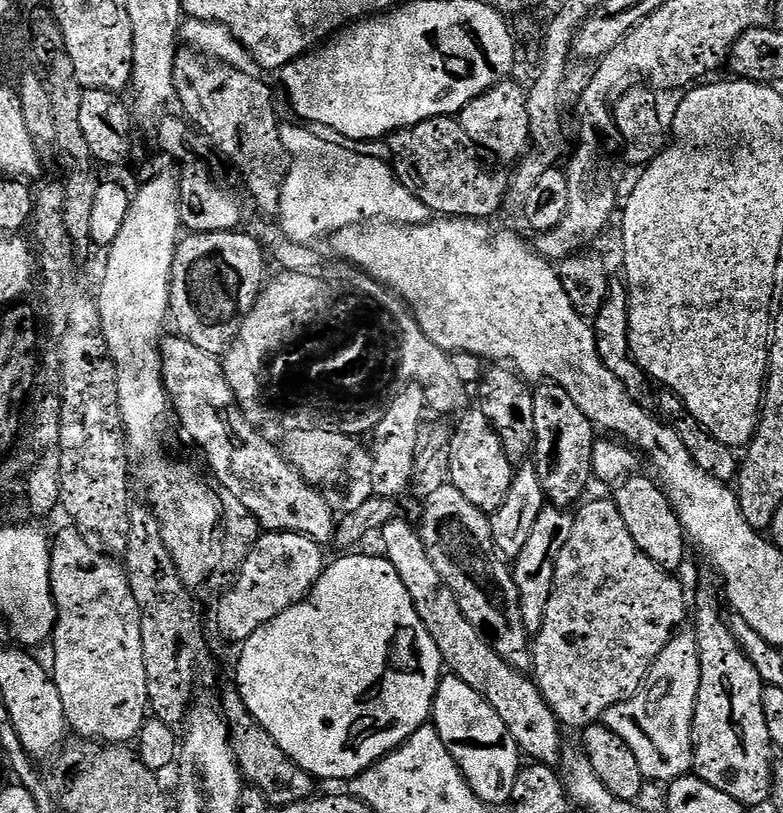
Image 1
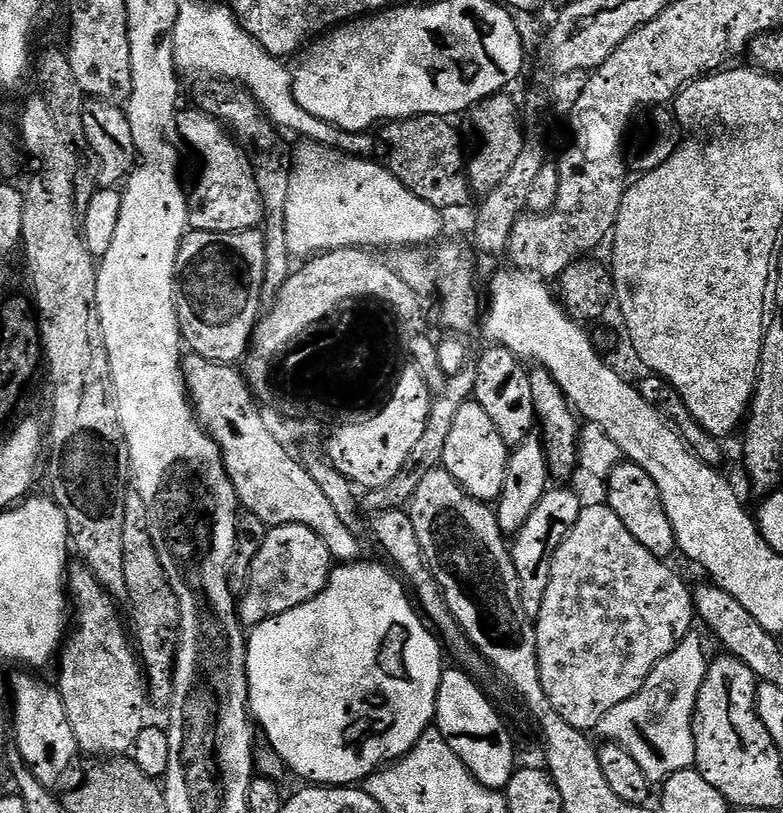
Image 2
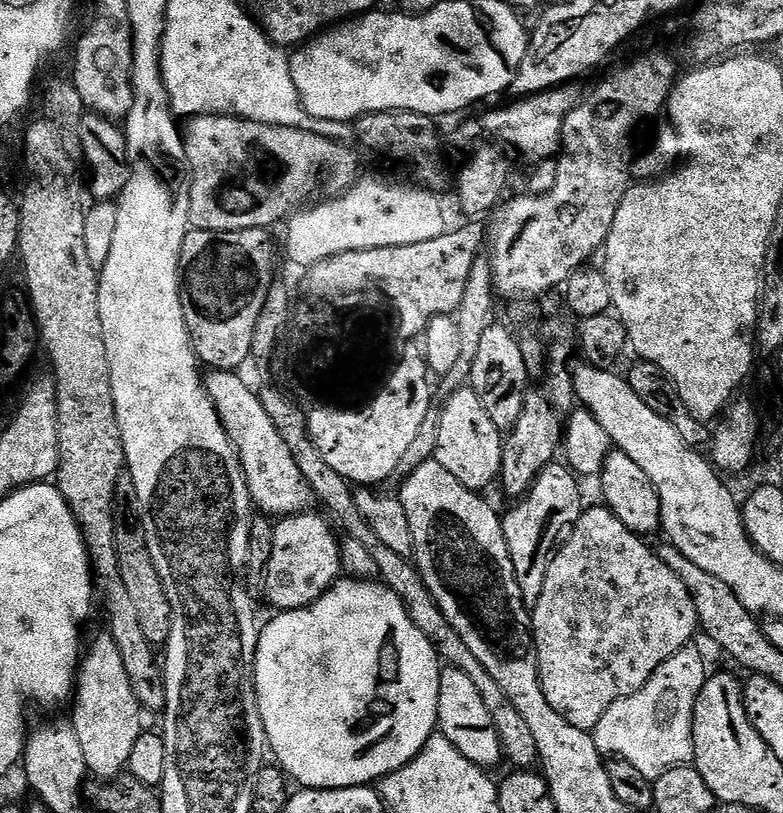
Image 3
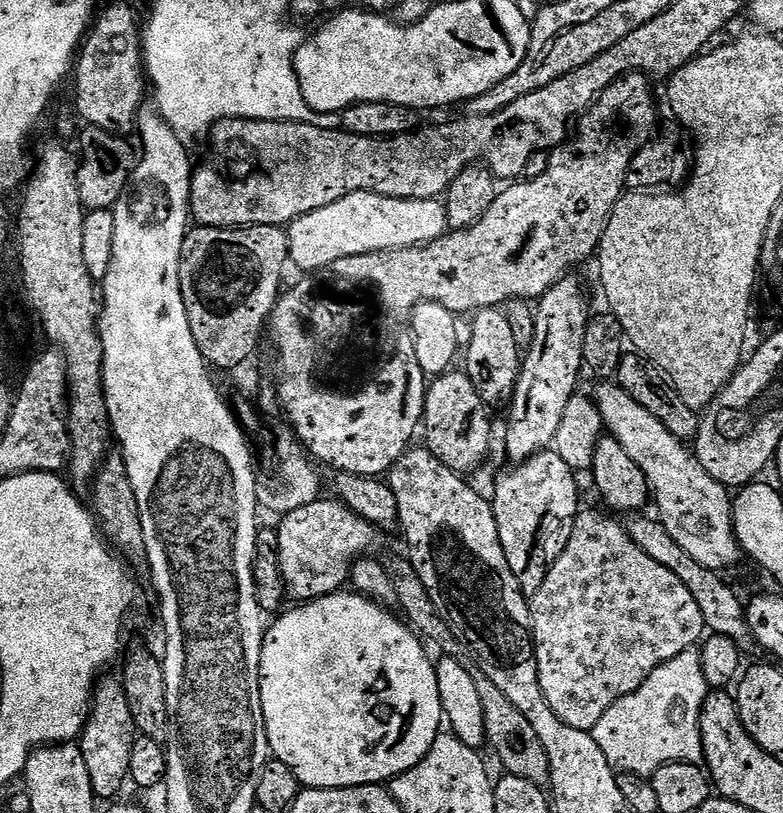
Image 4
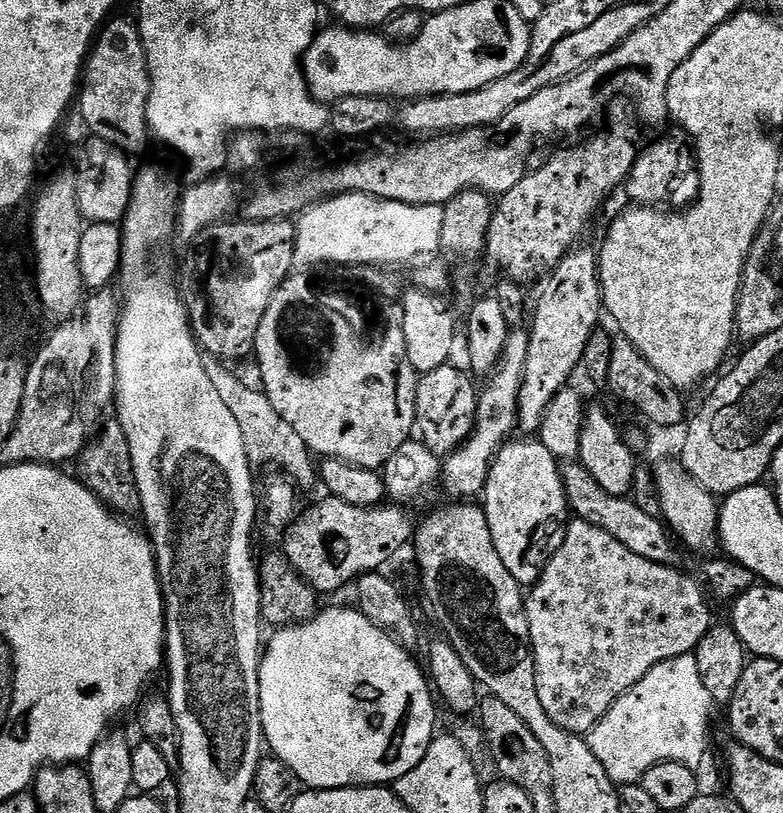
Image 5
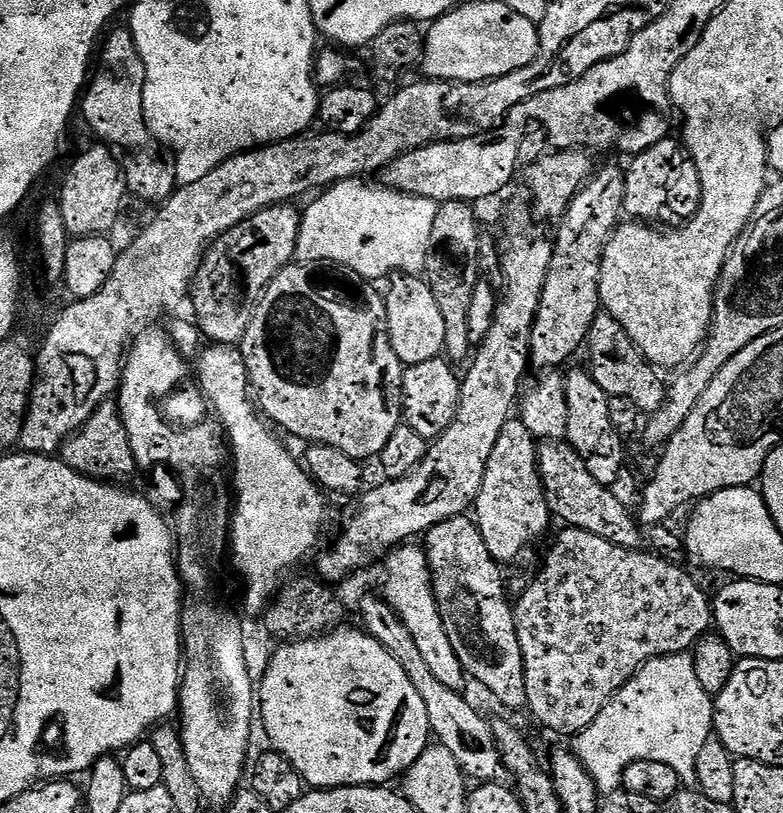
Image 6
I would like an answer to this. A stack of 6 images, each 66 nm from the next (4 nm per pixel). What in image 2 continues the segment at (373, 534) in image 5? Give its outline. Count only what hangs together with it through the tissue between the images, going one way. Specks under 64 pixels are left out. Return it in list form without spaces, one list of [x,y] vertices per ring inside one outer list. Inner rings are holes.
[[[291,524],[273,528],[259,543],[258,548],[260,550],[252,560],[252,596],[241,599],[238,604],[238,615],[245,625],[255,626],[269,616],[277,616],[286,610],[294,610],[294,606],[310,602],[328,585],[328,579],[332,577],[334,561],[326,542],[306,526]]]

